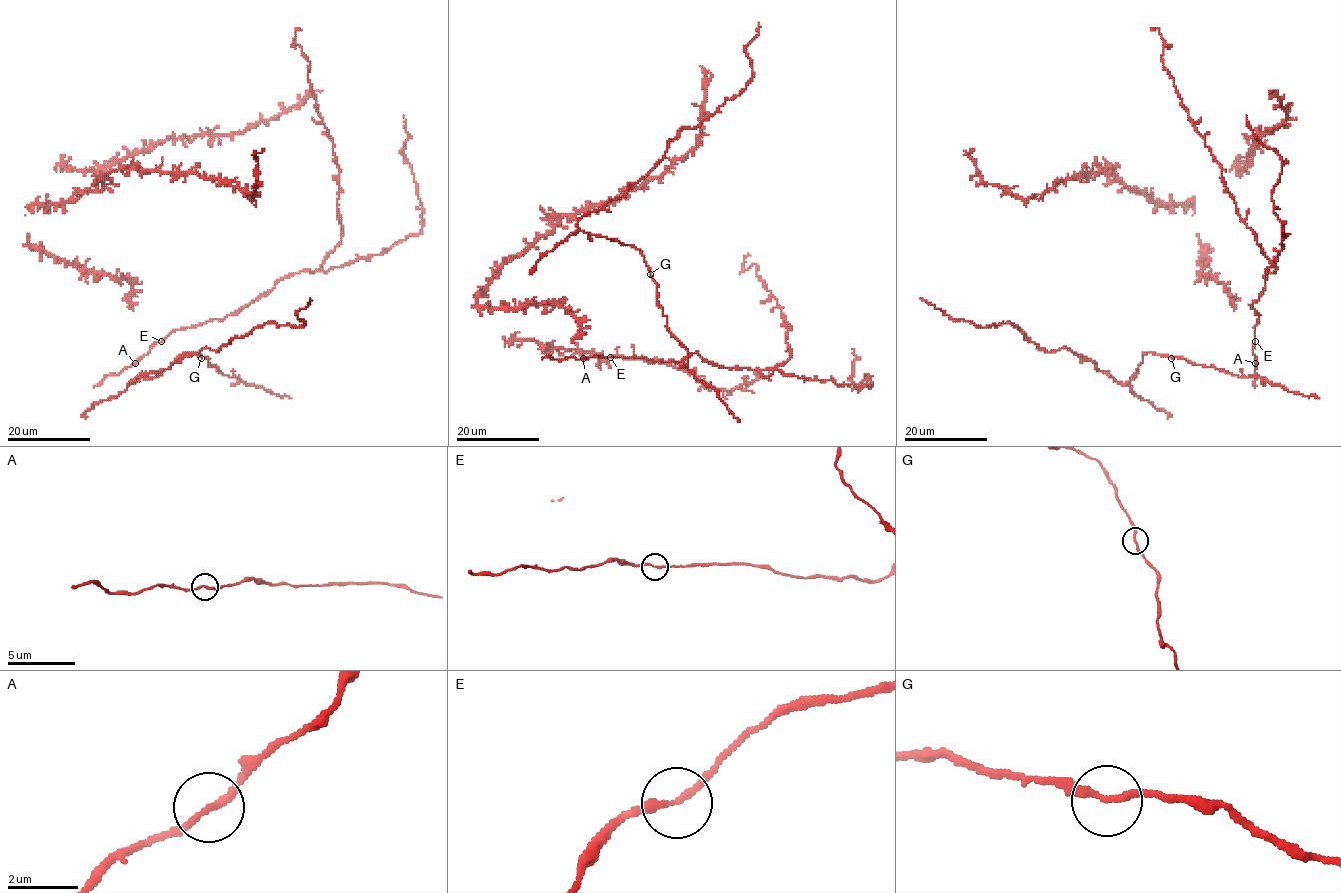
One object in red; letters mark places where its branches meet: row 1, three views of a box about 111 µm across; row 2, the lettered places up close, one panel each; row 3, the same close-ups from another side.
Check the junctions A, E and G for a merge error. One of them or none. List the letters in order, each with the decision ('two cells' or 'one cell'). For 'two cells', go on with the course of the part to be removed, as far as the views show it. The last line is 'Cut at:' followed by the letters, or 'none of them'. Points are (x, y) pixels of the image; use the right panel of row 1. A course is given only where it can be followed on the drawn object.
A: one cell
E: one cell
G: one cell
Cut at: none of them

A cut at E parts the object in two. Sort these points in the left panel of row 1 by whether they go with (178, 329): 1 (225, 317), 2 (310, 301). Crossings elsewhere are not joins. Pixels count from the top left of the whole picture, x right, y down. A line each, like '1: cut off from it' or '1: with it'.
1: with it
2: cut off from it

